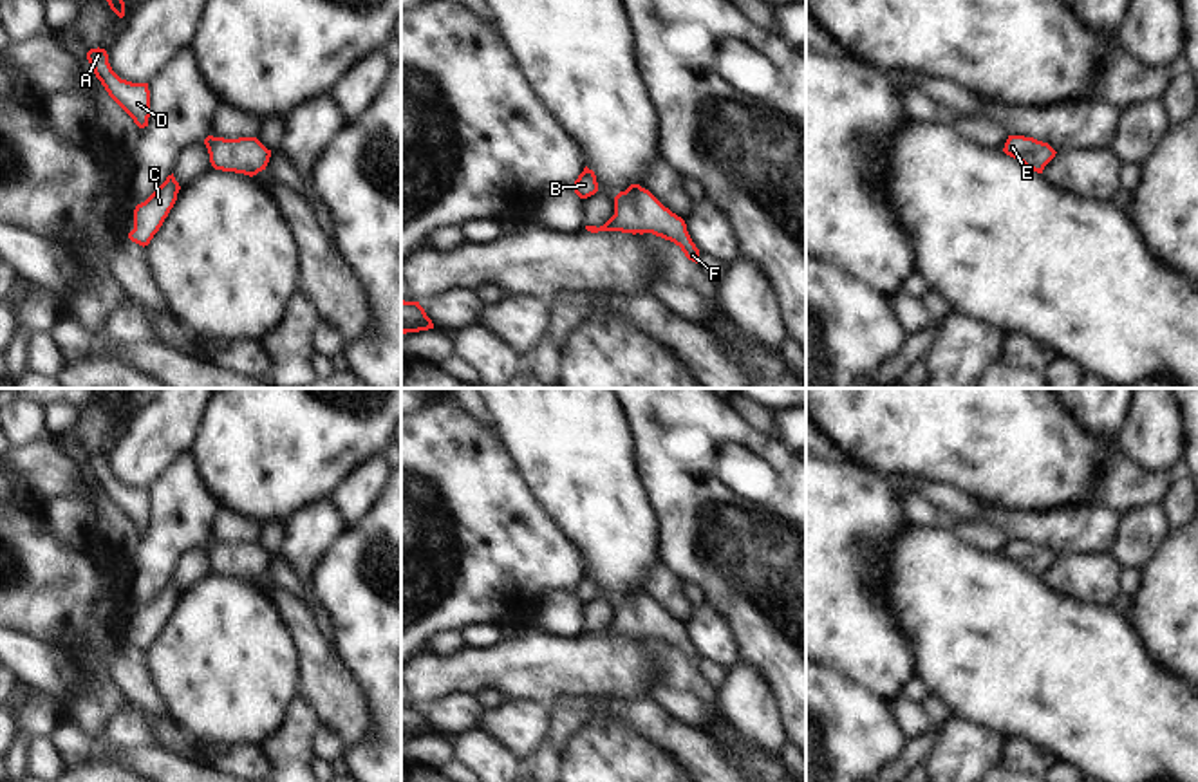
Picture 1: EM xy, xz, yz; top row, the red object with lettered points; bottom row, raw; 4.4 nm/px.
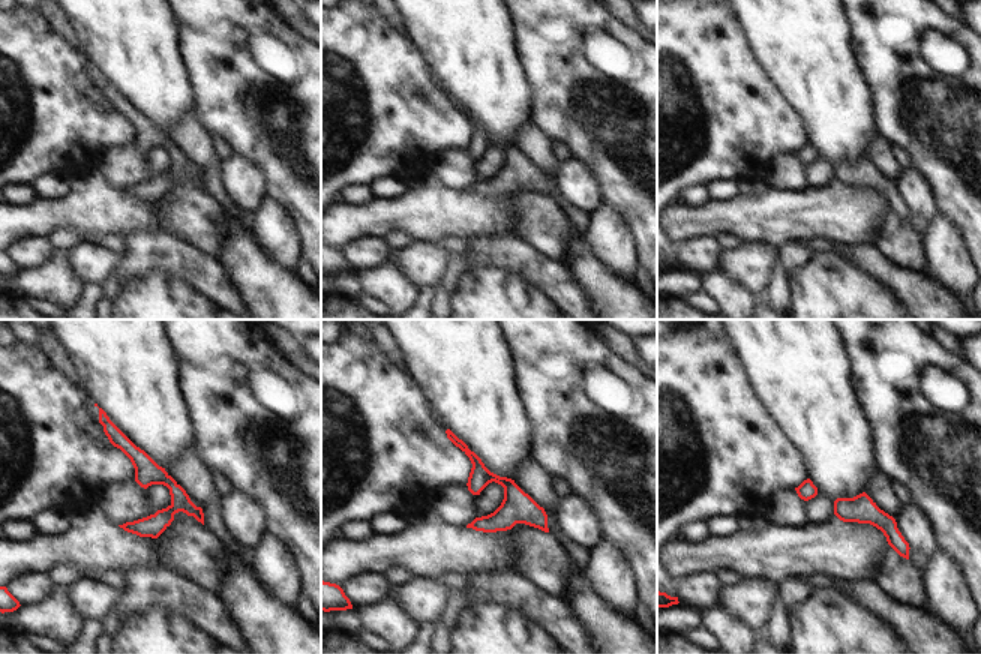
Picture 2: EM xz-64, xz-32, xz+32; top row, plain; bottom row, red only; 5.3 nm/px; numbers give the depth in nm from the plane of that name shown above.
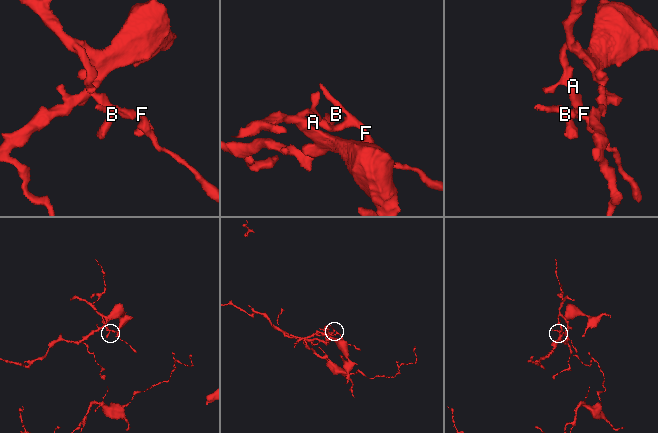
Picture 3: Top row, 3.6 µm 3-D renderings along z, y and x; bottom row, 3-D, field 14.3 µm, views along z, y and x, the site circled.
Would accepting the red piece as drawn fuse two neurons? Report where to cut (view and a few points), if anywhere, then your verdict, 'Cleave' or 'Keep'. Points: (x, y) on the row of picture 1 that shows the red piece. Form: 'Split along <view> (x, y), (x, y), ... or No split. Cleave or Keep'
No split. Keep

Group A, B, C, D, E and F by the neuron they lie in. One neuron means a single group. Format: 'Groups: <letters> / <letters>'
Groups: A B C D E F

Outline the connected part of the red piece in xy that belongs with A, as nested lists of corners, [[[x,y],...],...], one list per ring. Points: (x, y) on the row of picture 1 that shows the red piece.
[[[90,49],[87,60],[108,96],[134,119],[139,128],[148,126],[150,90],[148,83],[121,79],[108,63],[105,49]]]

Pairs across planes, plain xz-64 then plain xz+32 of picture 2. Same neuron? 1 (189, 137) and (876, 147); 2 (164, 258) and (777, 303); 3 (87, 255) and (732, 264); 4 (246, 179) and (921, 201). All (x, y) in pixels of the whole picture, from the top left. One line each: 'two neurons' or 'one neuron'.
1: one neuron
2: two neurons
3: one neuron
4: one neuron

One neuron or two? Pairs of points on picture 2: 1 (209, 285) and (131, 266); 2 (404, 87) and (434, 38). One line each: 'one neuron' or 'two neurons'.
1: one neuron
2: two neurons

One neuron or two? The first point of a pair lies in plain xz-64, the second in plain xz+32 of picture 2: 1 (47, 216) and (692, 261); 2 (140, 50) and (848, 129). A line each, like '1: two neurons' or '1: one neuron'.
1: two neurons
2: one neuron

